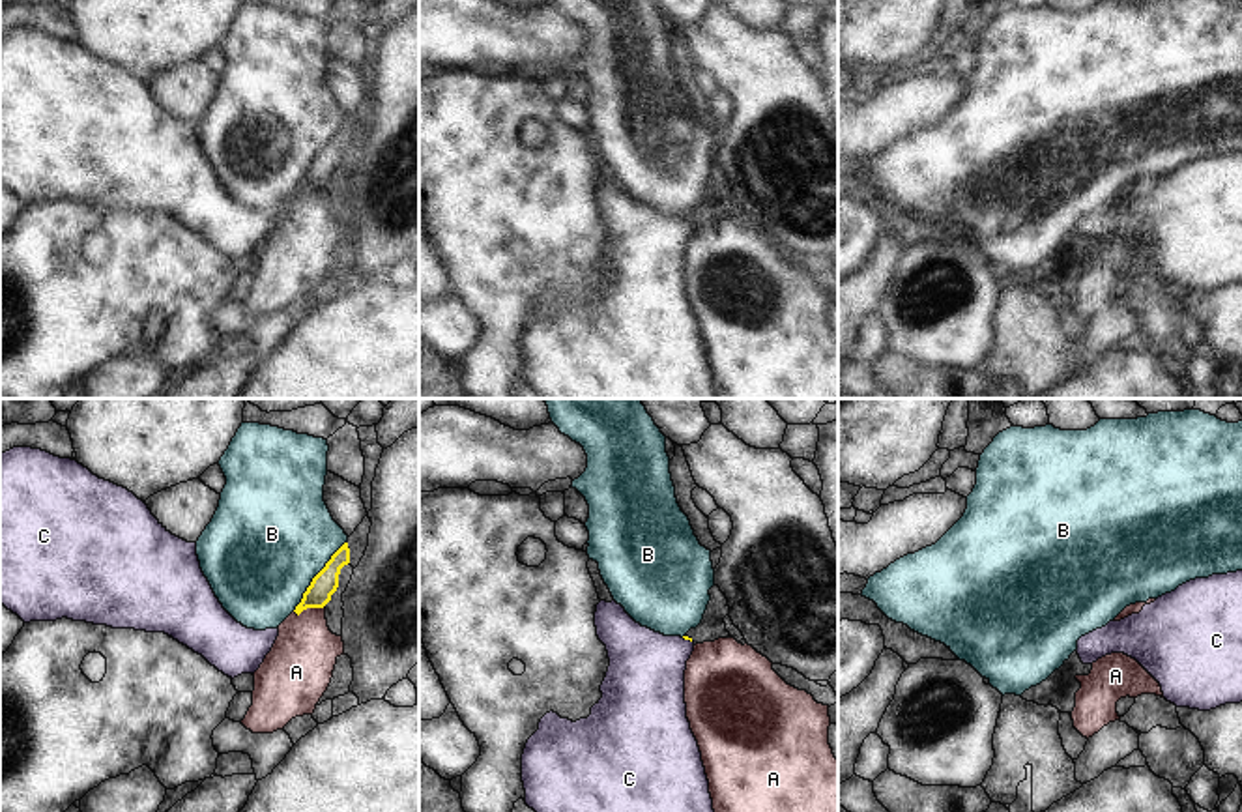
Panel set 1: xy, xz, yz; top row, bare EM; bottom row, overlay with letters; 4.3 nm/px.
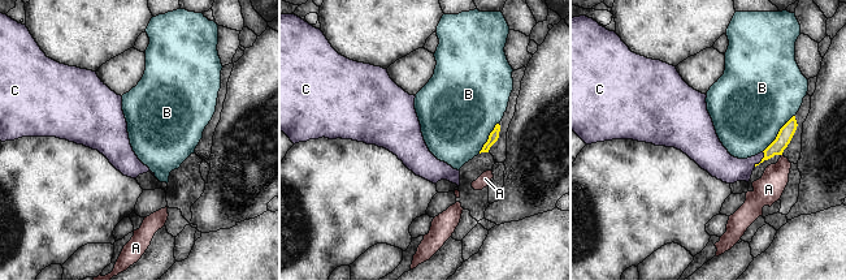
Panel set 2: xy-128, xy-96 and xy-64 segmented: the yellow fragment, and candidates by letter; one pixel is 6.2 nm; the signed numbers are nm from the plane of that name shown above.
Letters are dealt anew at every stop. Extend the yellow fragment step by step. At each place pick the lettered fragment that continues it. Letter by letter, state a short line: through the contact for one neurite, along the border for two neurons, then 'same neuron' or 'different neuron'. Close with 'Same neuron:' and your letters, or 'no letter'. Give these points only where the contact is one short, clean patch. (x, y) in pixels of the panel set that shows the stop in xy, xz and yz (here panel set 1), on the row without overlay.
A: different neuron
B: different neuron
C: line xz (683, 217), (687, 219), (646, 259); same neuron
Same neuron: C

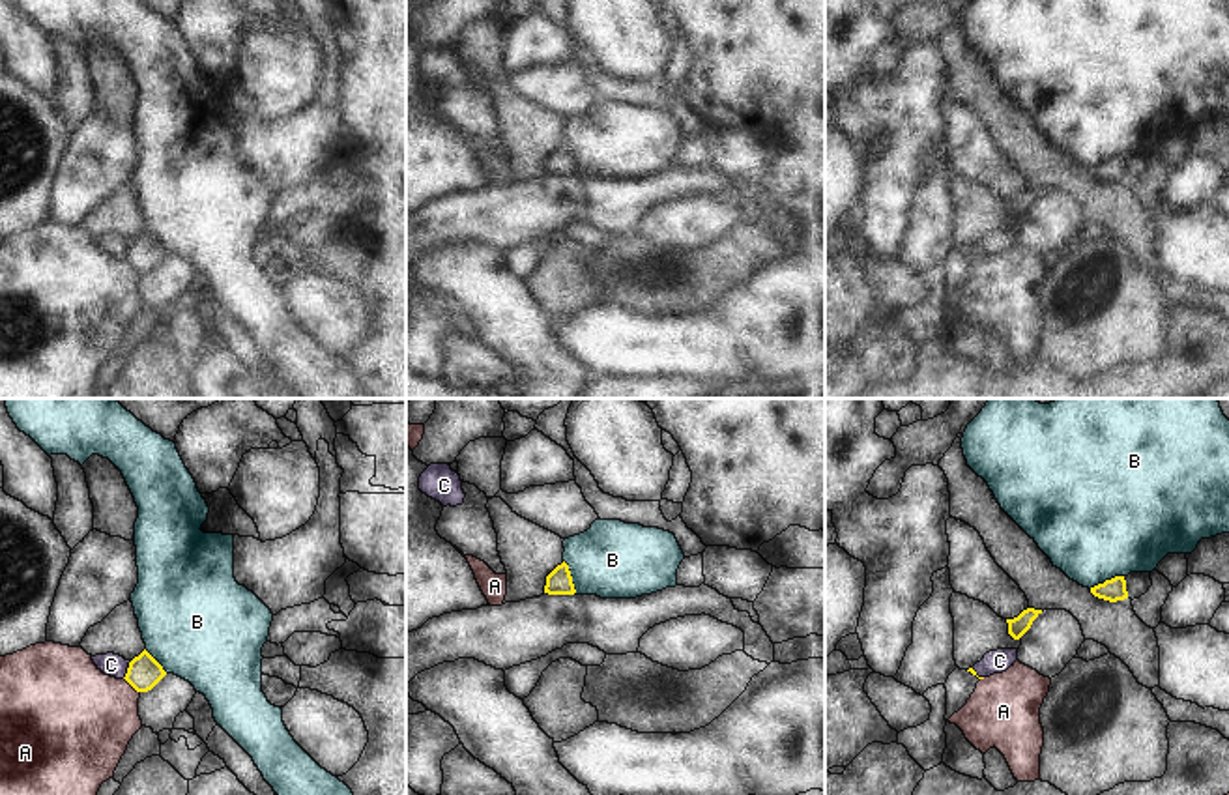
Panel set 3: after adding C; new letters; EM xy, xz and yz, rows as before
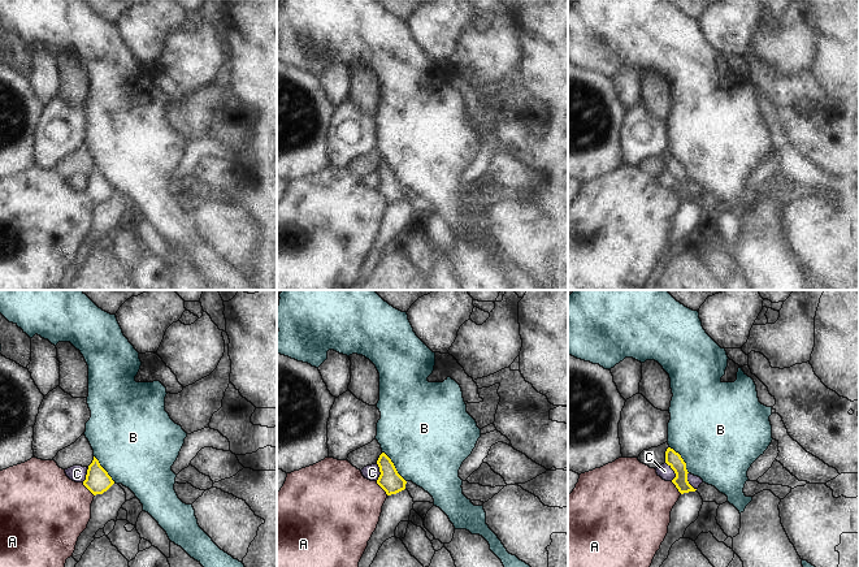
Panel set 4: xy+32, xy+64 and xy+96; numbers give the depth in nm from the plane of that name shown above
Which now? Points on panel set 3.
A: different neuron
B: different neuron
C: line xy (131, 242), (122, 259); different neuron
Same neuron: no letter

